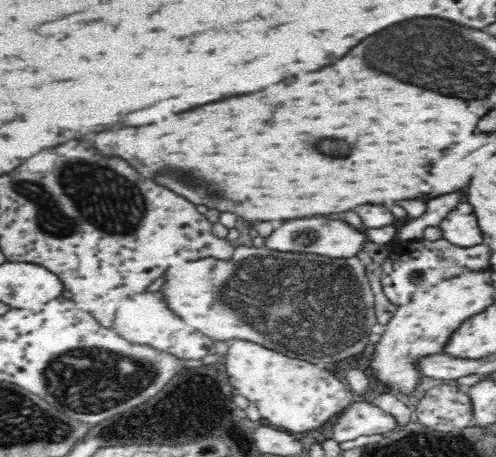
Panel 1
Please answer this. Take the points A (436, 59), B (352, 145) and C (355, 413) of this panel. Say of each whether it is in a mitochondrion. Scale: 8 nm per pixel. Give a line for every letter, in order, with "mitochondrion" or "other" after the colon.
A: mitochondrion
B: mitochondrion
C: other

